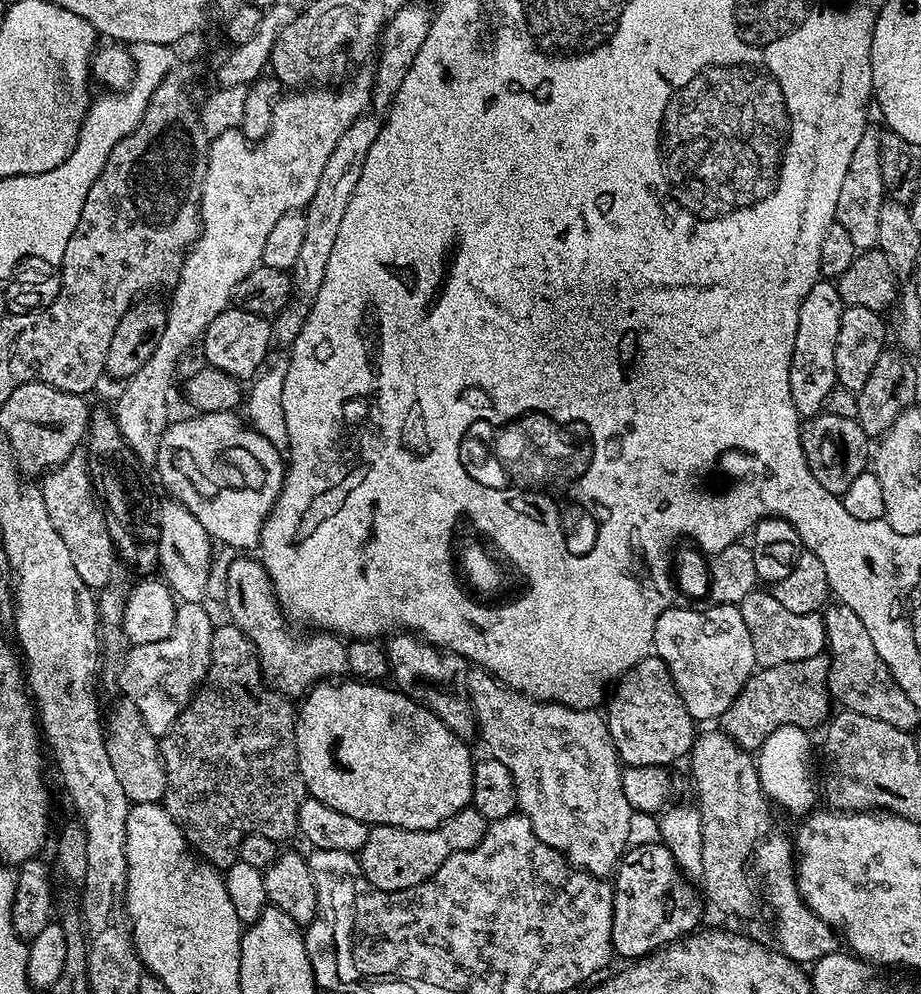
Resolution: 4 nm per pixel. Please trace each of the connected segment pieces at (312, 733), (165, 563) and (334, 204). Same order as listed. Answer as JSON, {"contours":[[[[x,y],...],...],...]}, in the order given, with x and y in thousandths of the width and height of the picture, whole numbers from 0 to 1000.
{"contours":[[[[382,682],[375,688],[371,686],[347,686],[342,689],[329,701],[330,709],[324,712],[321,725],[321,762],[326,765],[326,782],[330,784],[330,792],[333,800],[338,804],[345,805],[356,813],[367,815],[380,823],[389,823],[395,829],[407,831],[410,829],[422,829],[433,833],[444,833],[445,835],[463,835],[464,833],[474,833],[480,827],[497,815],[509,812],[512,807],[512,775],[515,772],[515,761],[508,758],[508,753],[490,736],[483,725],[478,724],[466,714],[459,707],[448,704],[446,701],[439,699],[429,691],[416,692],[408,686],[396,686],[391,682]]],[[[182,501],[172,511],[174,524],[174,571],[186,599],[202,608],[216,608],[226,599],[224,581],[228,581],[228,565],[232,544],[226,534],[193,504]]],[[[405,115],[390,117],[367,139],[358,159],[354,159],[354,167],[350,167],[350,179],[345,179],[345,191],[341,191],[341,199],[337,199],[332,212],[329,214],[332,223],[332,239],[328,243],[328,252],[324,256],[324,264],[319,271],[319,282],[322,287],[333,282],[342,283],[351,271],[358,256],[358,247],[363,247],[363,239],[367,239],[367,227],[371,227],[371,215],[376,215],[376,207],[380,207],[384,187],[393,179],[393,167],[397,167],[397,155],[402,155],[402,147],[410,139],[415,121]]]]}

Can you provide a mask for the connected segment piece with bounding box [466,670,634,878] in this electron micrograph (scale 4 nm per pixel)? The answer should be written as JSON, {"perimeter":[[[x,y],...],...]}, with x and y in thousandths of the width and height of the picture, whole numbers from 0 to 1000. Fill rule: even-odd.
{"perimeter":[[[512,674],[507,677],[506,684],[508,684],[508,700],[512,703],[512,716],[517,719],[517,728],[521,731],[521,740],[526,743],[527,751],[530,752],[529,760],[533,764],[545,767],[545,771],[549,771],[556,780],[556,786],[560,792],[560,812],[578,832],[578,840],[592,854],[609,853],[617,860],[618,867],[623,871],[622,874],[633,875],[644,883],[656,883],[659,877],[661,880],[673,868],[673,863],[680,856],[682,831],[686,826],[688,813],[682,810],[681,803],[683,804],[683,802],[680,800],[680,789],[675,784],[675,775],[673,777],[669,771],[669,769],[671,770],[671,758],[664,747],[664,741],[660,739],[660,729],[657,721],[653,717],[650,720],[650,715],[647,714],[619,712],[617,709],[607,706],[579,704],[578,701],[569,699],[568,696],[560,696],[550,688],[544,688],[533,676]]]}

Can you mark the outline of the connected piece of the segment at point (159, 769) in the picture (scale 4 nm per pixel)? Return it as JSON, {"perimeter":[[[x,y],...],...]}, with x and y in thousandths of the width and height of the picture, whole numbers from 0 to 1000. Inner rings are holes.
{"perimeter":[[[136,703],[131,708],[122,712],[122,717],[115,722],[115,739],[112,741],[114,757],[128,783],[128,790],[143,809],[174,809],[178,797],[182,794],[178,768],[174,765],[174,753],[170,741],[159,734],[152,715],[145,706]]]}

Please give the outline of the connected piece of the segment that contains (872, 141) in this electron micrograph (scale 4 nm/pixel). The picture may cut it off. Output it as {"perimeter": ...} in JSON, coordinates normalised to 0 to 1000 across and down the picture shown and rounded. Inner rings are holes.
{"perimeter":[[[939,128],[932,147],[927,147],[927,155],[923,159],[923,167],[919,171],[919,179],[914,179],[914,191],[910,194],[907,224],[922,233],[931,252],[947,252],[953,246],[953,215],[958,211],[962,194],[958,183],[958,167],[955,166],[957,130]]]}

